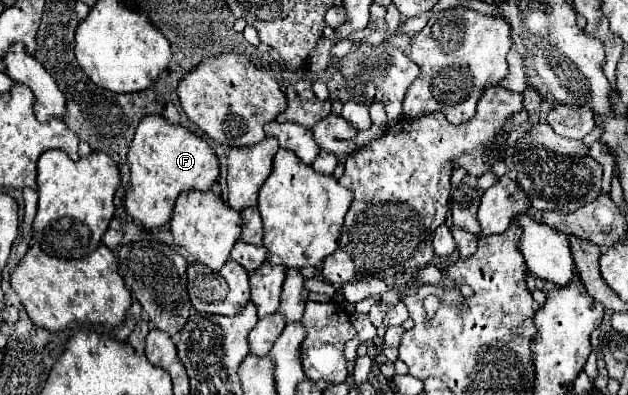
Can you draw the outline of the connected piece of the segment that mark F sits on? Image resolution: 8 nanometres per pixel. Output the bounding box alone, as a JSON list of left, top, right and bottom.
[124,114,220,228]

